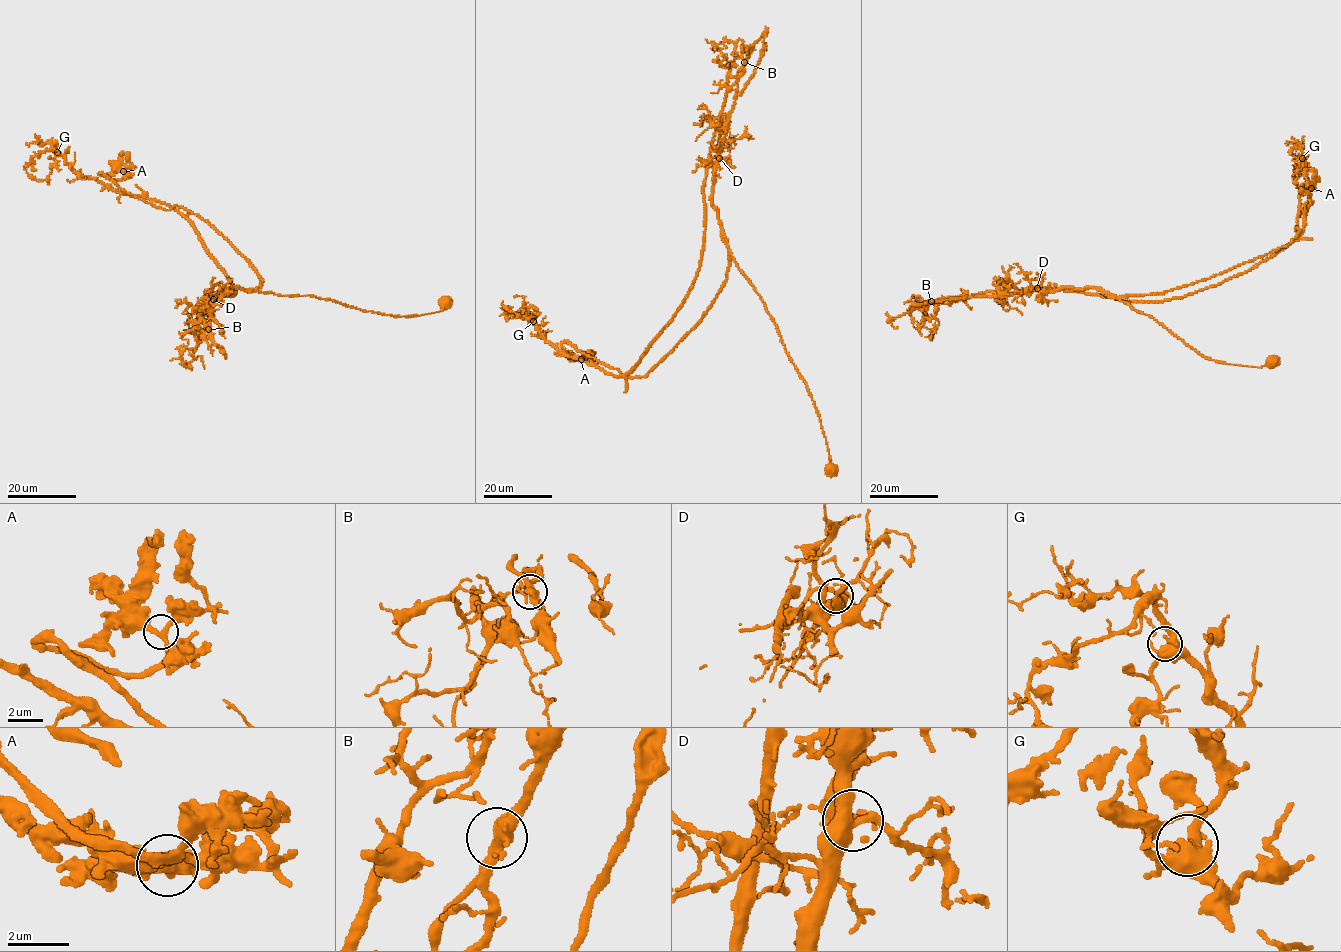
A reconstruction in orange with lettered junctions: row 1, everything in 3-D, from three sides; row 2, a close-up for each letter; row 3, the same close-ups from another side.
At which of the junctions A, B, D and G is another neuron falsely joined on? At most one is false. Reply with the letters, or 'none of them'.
B

